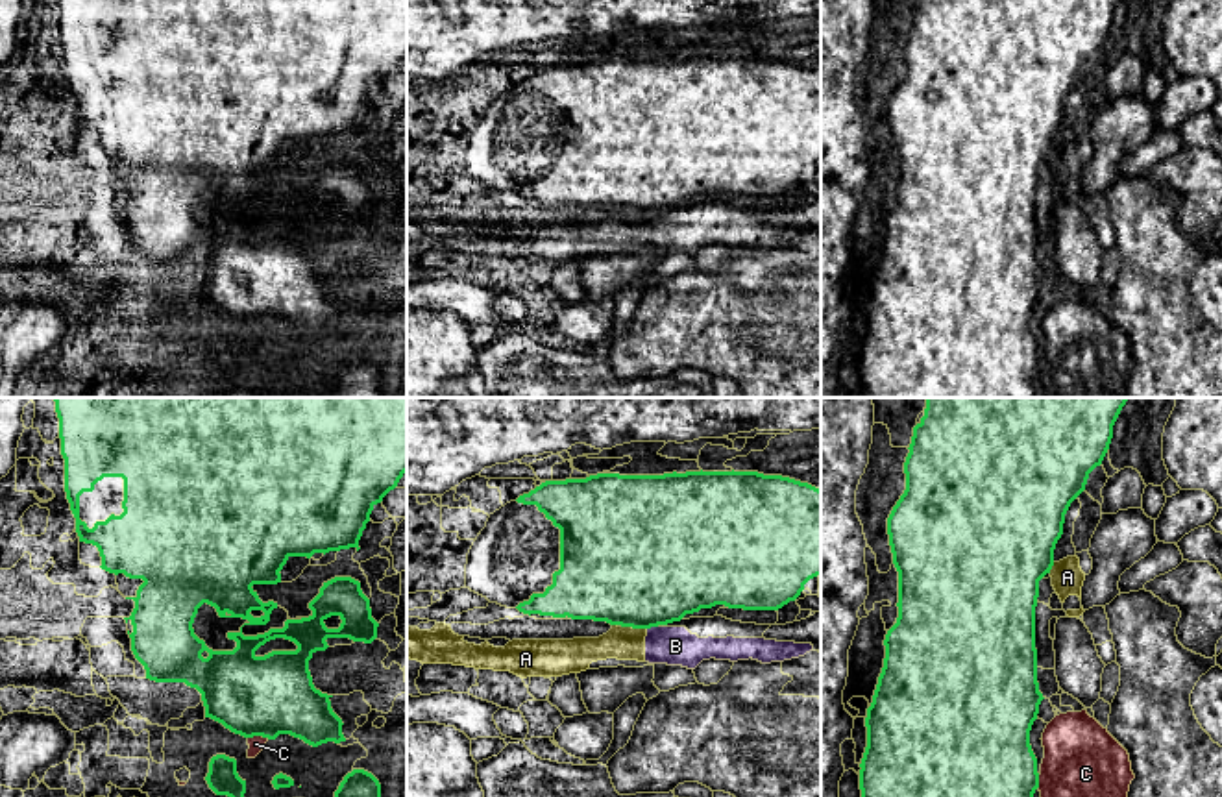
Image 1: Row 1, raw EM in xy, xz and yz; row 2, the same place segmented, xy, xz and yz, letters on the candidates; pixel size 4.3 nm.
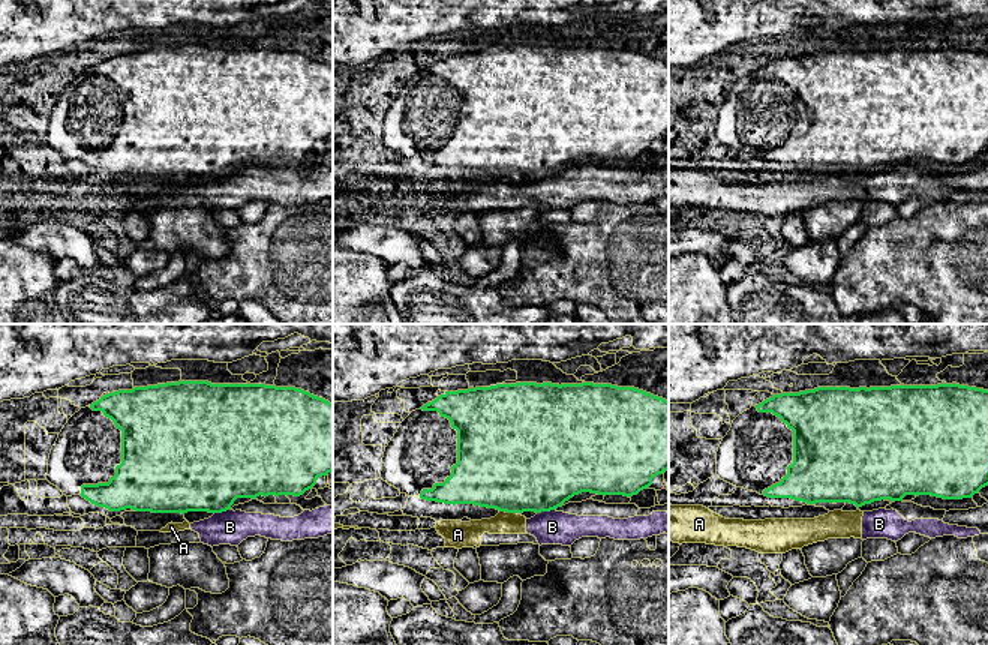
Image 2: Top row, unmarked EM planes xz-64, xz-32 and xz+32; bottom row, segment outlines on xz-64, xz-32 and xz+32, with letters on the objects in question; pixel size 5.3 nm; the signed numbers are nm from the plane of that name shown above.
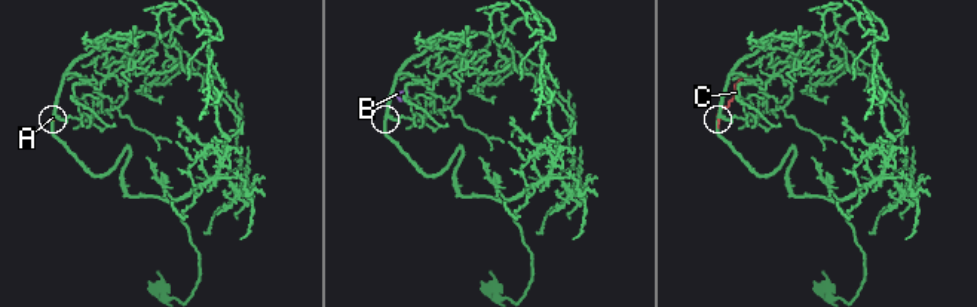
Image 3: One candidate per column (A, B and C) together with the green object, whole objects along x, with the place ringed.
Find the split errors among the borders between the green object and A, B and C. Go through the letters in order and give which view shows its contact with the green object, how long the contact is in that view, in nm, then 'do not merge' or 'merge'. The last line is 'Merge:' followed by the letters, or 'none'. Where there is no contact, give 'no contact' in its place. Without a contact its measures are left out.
A: contact in xz; length 110 nm; do not merge
B: contact in xz; length 50 nm; do not merge
C: contact in xy; length 100 nm; do not merge
Merge: none

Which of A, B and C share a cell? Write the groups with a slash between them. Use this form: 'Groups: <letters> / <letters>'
Groups: A B / C

